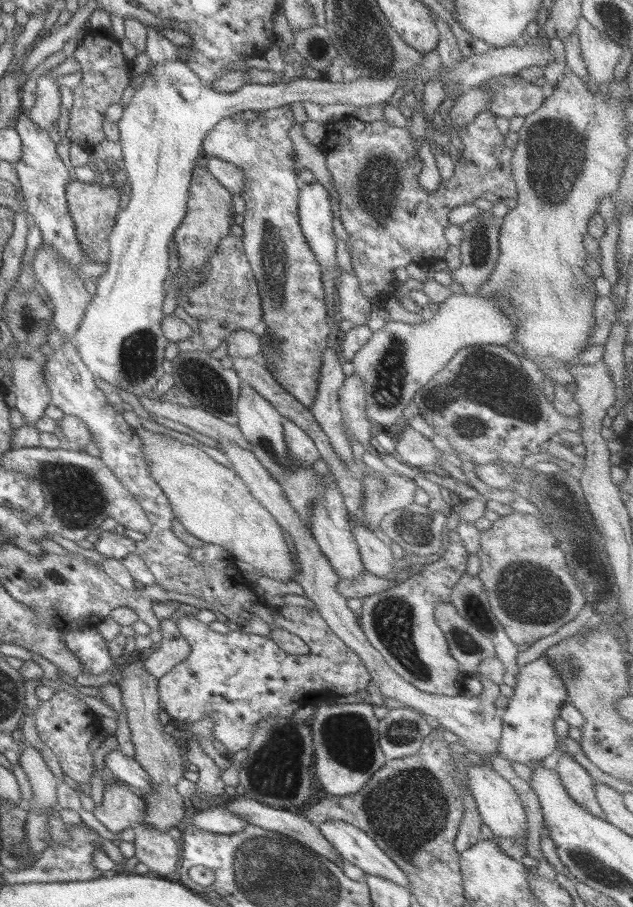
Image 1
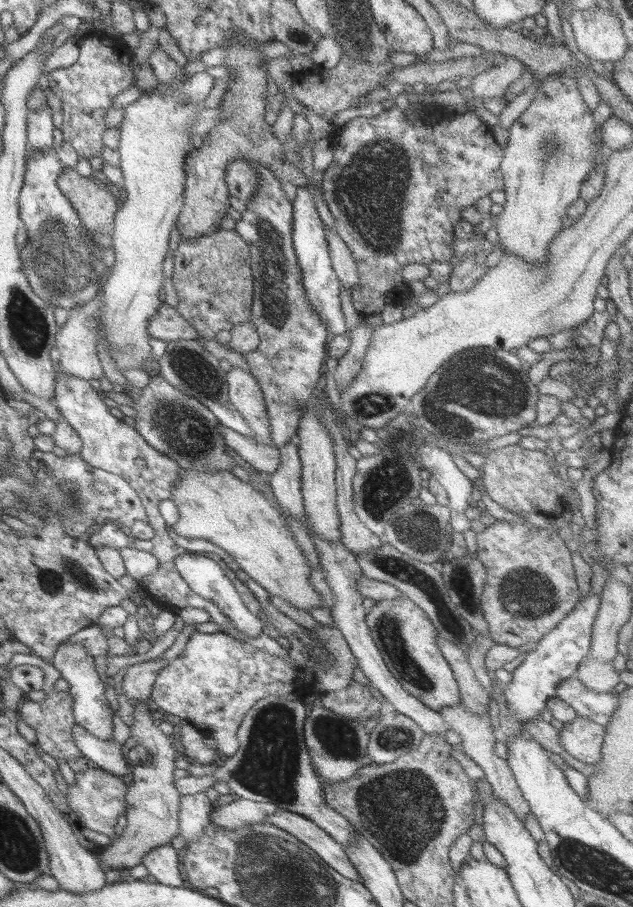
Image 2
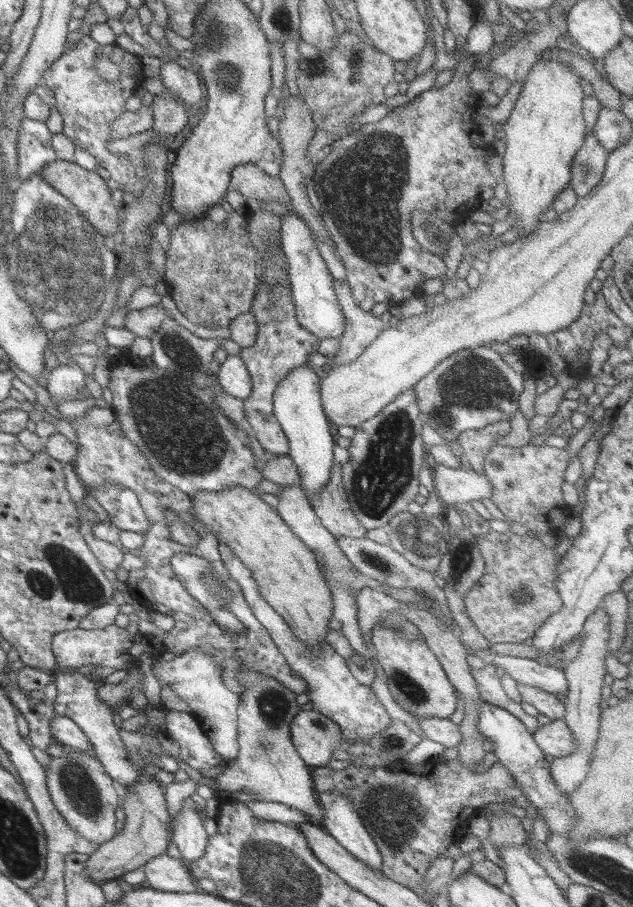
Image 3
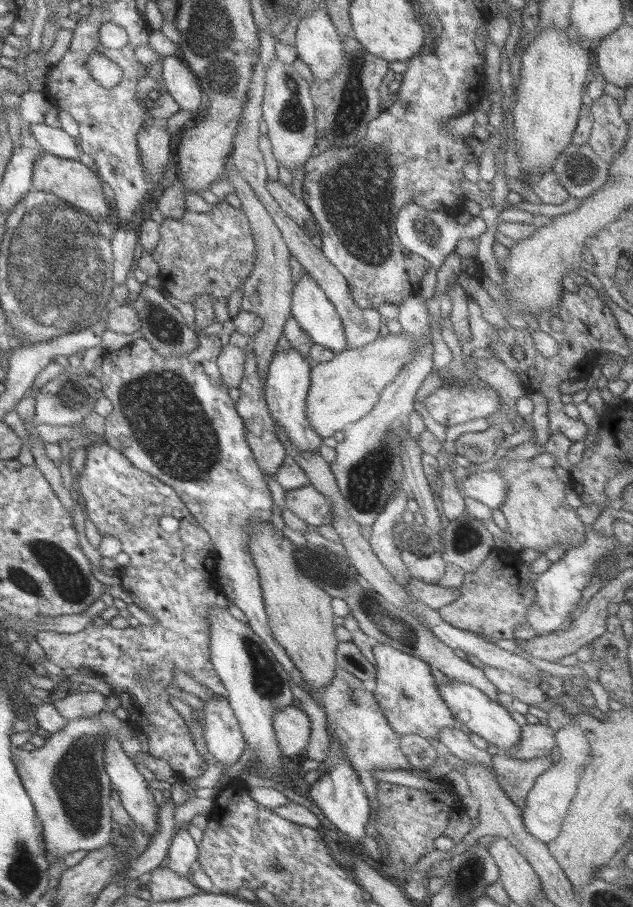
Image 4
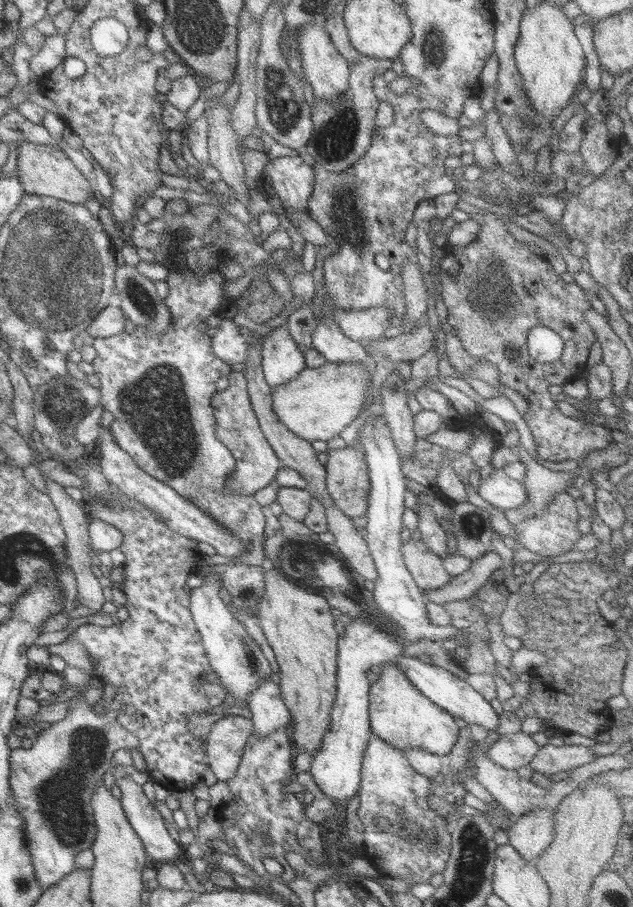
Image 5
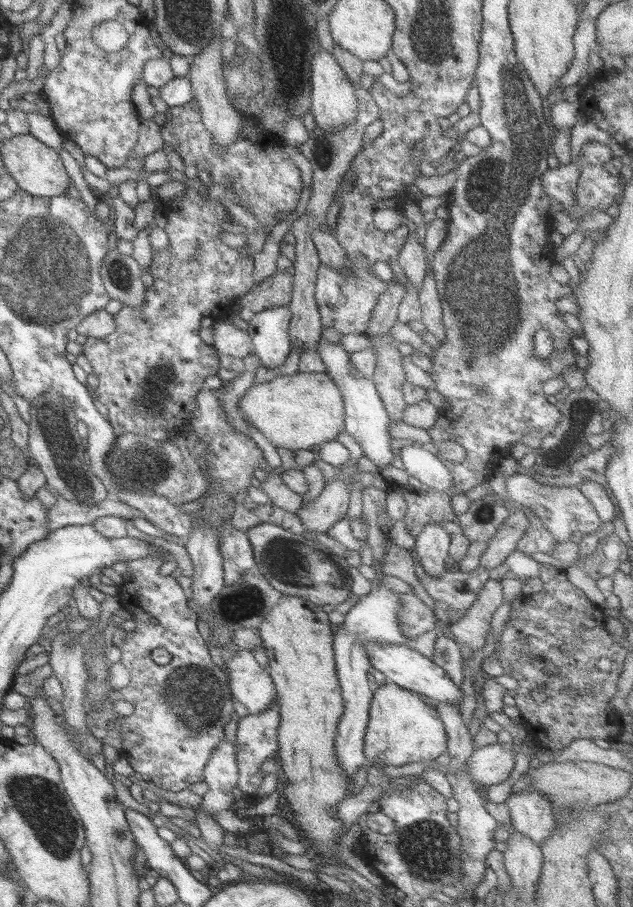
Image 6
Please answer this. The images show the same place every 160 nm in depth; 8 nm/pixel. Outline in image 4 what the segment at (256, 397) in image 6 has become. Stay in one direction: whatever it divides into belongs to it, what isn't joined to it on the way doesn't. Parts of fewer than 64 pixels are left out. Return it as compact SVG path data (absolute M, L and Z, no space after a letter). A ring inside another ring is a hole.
M388 333L382 337L375 337L369 344L354 348L353 350L343 349L341 352L335 353L331 360L324 363L312 364L310 367L310 388L307 389L305 395L305 420L309 424L309 428L319 438L331 437L337 431L344 431L353 422L359 421L379 399L381 390L399 373L399 369L412 359L414 354L414 340L403 333L393 335Z

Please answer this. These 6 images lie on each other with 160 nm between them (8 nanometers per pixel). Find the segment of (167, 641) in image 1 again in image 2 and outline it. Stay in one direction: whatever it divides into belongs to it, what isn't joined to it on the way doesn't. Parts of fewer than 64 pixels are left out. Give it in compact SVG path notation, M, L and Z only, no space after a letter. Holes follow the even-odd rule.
M157 658L127 667L121 679L121 688L125 693L123 698L128 698L130 702L147 700L156 674L167 662L169 661Z

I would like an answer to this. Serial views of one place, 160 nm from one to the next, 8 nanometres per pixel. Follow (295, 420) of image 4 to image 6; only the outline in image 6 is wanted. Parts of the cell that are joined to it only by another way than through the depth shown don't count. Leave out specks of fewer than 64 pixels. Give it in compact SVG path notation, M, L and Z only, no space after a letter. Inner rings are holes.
M272 306L254 313L251 321L242 325L249 335L252 354L259 358L261 366L273 368L285 362L290 351L289 321L286 306Z

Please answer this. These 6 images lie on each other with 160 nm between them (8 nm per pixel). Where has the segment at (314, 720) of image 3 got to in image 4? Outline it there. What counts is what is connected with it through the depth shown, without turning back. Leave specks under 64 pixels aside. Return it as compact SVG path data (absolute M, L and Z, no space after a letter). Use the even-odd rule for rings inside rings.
M297 705L282 706L271 717L273 734L280 753L290 760L300 760L309 738L309 718Z

